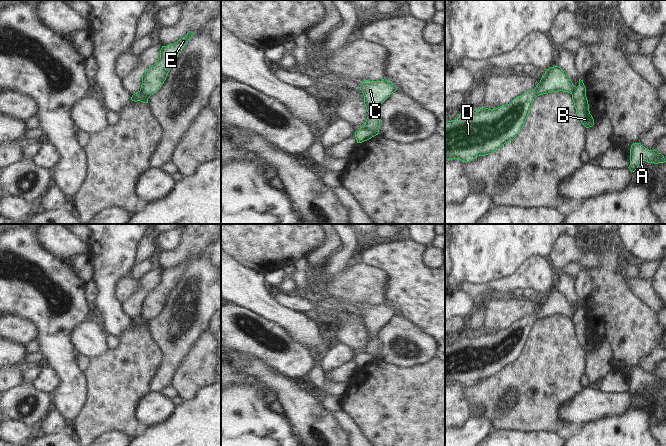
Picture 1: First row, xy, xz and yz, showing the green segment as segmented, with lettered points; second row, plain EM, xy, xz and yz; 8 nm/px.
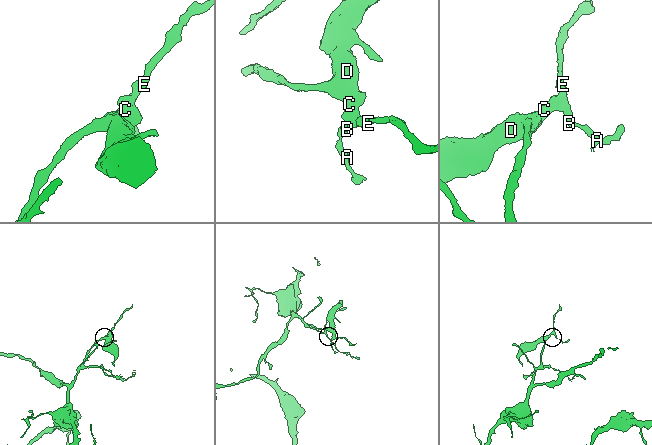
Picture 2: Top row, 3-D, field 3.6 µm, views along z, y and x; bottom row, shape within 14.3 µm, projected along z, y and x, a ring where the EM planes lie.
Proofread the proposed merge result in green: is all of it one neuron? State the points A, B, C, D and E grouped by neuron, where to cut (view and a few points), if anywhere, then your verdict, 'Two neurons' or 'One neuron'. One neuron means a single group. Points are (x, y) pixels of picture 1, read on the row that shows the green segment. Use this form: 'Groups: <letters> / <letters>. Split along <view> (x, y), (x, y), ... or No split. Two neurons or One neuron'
Groups: A B / C D E. Split along xz (363, 126), (375, 135). Two neurons

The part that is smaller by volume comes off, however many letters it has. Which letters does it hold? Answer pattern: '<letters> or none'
A, B

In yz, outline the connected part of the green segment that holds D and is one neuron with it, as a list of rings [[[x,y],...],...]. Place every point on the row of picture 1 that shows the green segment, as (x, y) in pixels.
[[[554,66],[533,90],[509,104],[493,110],[484,106],[476,112],[461,111],[457,119],[445,122],[445,163],[452,159],[466,163],[496,152],[520,133],[537,96],[557,91],[572,94],[575,89],[567,73]]]

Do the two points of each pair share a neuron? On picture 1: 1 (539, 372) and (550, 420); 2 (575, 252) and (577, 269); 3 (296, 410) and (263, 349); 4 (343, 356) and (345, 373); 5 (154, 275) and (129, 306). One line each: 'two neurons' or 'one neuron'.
1: one neuron
2: two neurons
3: two neurons
4: two neurons
5: one neuron

